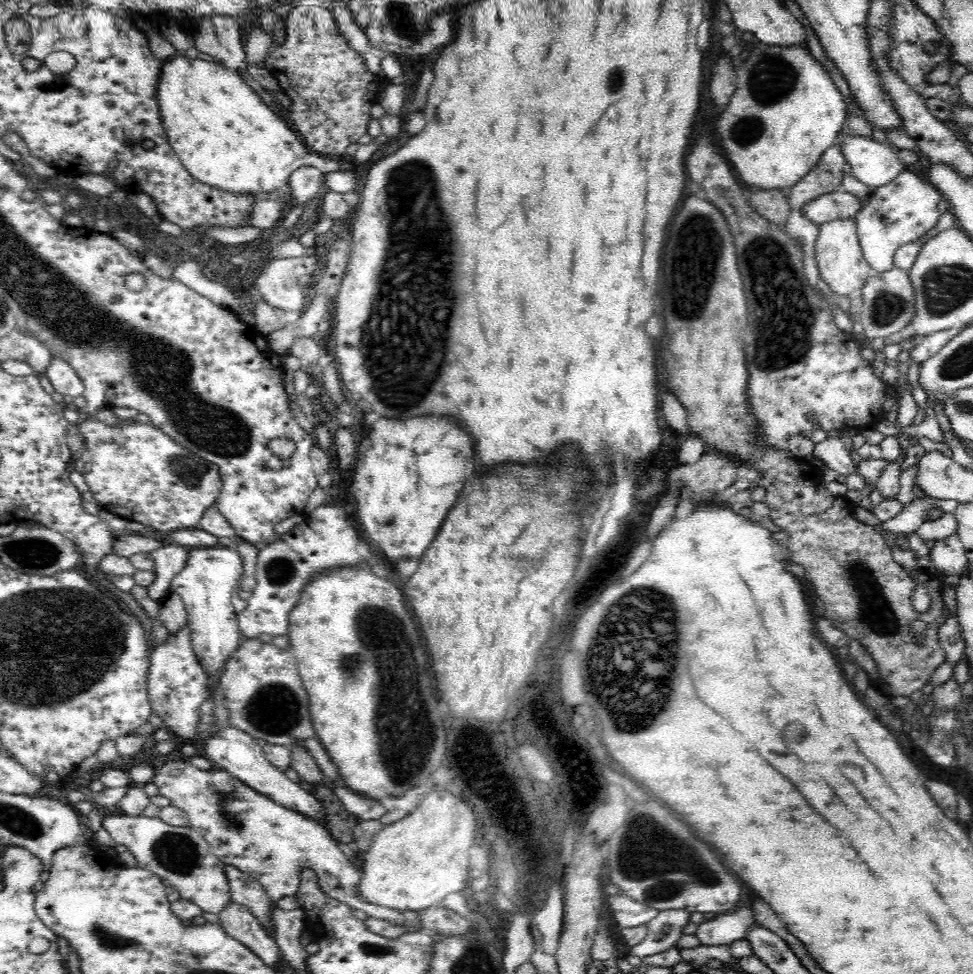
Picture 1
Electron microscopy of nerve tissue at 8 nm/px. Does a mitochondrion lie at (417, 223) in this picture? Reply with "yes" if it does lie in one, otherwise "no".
yes

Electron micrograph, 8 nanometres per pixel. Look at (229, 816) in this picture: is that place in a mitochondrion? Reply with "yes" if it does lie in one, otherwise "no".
yes

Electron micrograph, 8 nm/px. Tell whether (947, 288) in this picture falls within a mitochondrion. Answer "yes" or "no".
yes

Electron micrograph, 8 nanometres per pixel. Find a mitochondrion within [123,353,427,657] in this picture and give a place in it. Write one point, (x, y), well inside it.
(195, 472)

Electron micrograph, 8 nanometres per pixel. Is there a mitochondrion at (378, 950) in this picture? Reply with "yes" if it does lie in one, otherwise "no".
yes

